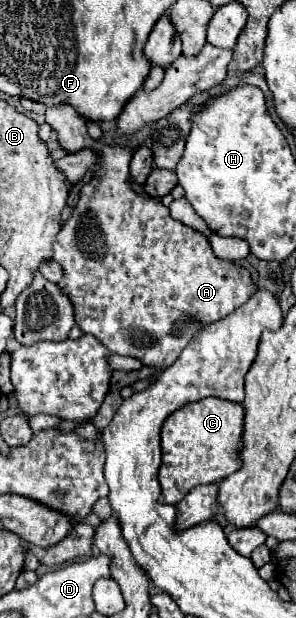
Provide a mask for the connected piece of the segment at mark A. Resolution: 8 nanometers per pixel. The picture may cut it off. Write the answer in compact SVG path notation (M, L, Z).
M67 104L59 108L47 108L45 116L47 124L57 132L59 146L65 152L75 154L89 148L99 154L91 182L81 188L81 196L71 218L63 224L53 242L53 260L63 268L63 278L57 286L71 300L79 328L85 334L95 336L101 344L107 346L109 352L137 358L145 366L167 368L177 360L179 352L191 342L199 328L229 316L235 308L245 304L257 290L257 284L251 280L249 270L241 264L217 258L209 246L207 236L173 220L169 216L169 208L163 206L157 198L141 196L129 186L129 162L133 148L105 148L105 144L91 140L85 120Z

